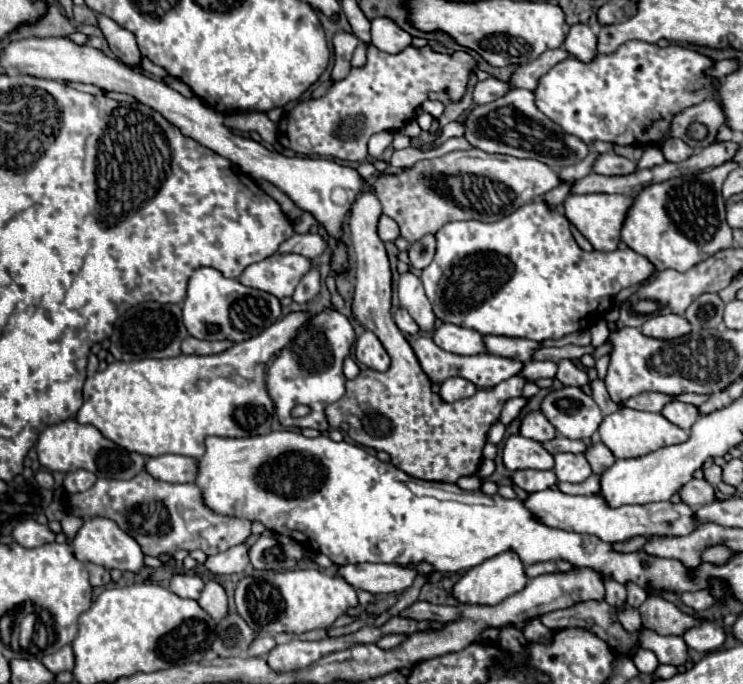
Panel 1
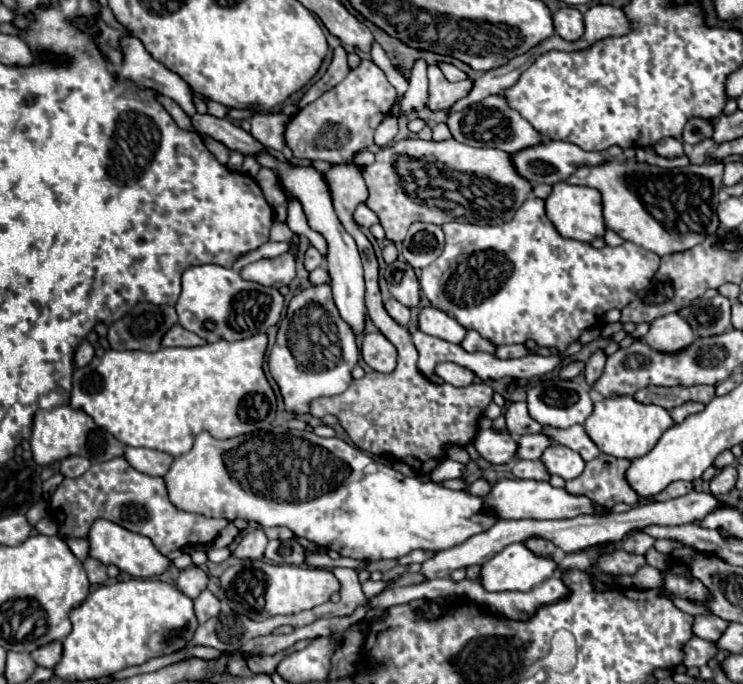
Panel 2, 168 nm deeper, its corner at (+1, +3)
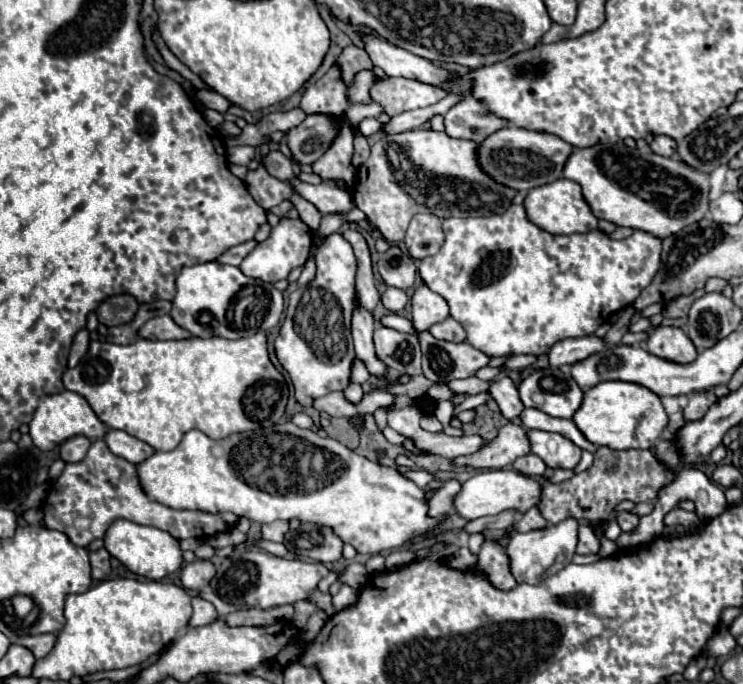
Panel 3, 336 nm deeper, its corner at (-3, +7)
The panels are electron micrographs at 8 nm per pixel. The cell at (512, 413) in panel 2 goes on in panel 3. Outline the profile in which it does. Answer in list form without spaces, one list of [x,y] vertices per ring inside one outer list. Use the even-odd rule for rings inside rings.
[[[507,375],[501,377],[501,379],[497,379],[497,381],[493,381],[491,387],[489,387],[489,393],[493,395],[493,399],[497,401],[501,413],[509,421],[513,421],[515,417],[519,417],[521,411],[525,409],[523,403],[521,403],[521,397],[519,397],[519,391],[517,391],[515,383]]]

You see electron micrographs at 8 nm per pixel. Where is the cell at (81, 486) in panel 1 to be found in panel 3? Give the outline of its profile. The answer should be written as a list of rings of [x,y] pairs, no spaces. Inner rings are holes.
[[[71,437],[61,445],[61,459],[65,463],[79,463],[85,459],[91,441],[87,437]]]

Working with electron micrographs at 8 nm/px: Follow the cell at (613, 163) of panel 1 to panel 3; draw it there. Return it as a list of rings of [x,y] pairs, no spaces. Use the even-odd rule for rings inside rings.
[[[505,127],[493,133],[489,141],[479,143],[479,161],[481,167],[495,181],[501,181],[503,185],[509,185],[517,191],[529,191],[563,177],[563,167],[573,151],[575,151],[573,145],[561,141],[561,137],[553,137],[553,133],[537,133],[521,127]]]

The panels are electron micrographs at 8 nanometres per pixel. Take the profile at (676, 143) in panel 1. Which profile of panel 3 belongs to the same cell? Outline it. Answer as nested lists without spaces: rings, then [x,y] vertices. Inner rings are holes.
[[[661,135],[651,141],[651,151],[657,155],[663,155],[663,157],[673,157],[677,153],[677,143],[671,137]]]

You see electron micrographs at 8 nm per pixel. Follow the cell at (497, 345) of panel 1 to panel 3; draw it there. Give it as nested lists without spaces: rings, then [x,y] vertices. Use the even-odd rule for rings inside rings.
[[[447,317],[441,325],[433,325],[433,329],[429,329],[429,333],[437,339],[451,341],[451,343],[463,343],[467,339],[463,325],[459,321],[455,321],[453,317]]]

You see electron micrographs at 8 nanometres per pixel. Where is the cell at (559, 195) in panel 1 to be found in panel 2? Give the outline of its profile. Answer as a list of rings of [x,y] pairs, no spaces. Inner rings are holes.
[[[611,159],[603,165],[585,165],[577,169],[567,179],[567,183],[595,187],[601,193],[605,225],[621,235],[625,241],[641,245],[663,257],[669,253],[691,249],[707,235],[717,231],[717,193],[721,189],[721,177],[721,163],[661,169],[649,163]]]

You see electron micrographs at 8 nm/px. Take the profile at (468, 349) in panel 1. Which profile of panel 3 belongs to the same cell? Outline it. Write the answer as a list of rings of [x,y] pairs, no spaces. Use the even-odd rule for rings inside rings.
[[[427,285],[415,289],[413,295],[413,323],[419,331],[429,331],[433,325],[445,321],[449,317],[447,301],[433,293]]]

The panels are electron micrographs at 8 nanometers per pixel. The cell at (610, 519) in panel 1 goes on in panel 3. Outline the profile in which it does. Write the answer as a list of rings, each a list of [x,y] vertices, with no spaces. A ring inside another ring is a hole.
[[[497,469],[497,471],[481,471],[473,475],[469,481],[463,483],[457,499],[455,499],[455,511],[457,515],[469,519],[483,517],[483,515],[499,515],[503,511],[517,511],[517,513],[527,513],[531,507],[537,507],[541,501],[543,493],[543,483],[541,479],[517,473],[513,469]]]

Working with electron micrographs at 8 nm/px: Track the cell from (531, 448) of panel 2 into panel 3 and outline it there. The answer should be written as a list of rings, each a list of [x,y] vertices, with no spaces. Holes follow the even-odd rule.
[[[507,423],[501,433],[489,441],[483,449],[469,457],[453,459],[455,465],[471,465],[477,469],[503,469],[513,465],[513,461],[531,451],[527,429],[523,425]]]

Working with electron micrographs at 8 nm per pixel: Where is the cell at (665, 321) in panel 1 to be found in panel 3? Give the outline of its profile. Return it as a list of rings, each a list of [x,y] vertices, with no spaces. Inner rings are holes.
[[[657,327],[647,339],[647,351],[669,361],[689,363],[697,357],[693,341],[681,327]]]

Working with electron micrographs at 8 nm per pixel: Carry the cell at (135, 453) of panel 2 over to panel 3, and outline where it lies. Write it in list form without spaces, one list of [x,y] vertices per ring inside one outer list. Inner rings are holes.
[[[111,429],[105,435],[105,443],[109,445],[109,449],[115,455],[127,459],[133,465],[143,463],[145,459],[149,459],[155,453],[155,449],[151,445],[147,445],[145,441],[139,441],[137,437],[131,437],[129,433],[119,431],[119,429]]]

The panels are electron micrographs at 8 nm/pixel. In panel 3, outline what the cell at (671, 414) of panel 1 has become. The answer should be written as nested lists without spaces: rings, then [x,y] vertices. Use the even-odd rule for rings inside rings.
[[[701,391],[701,393],[689,393],[685,407],[683,407],[683,417],[685,421],[697,421],[701,419],[707,409],[717,401],[713,391]]]

